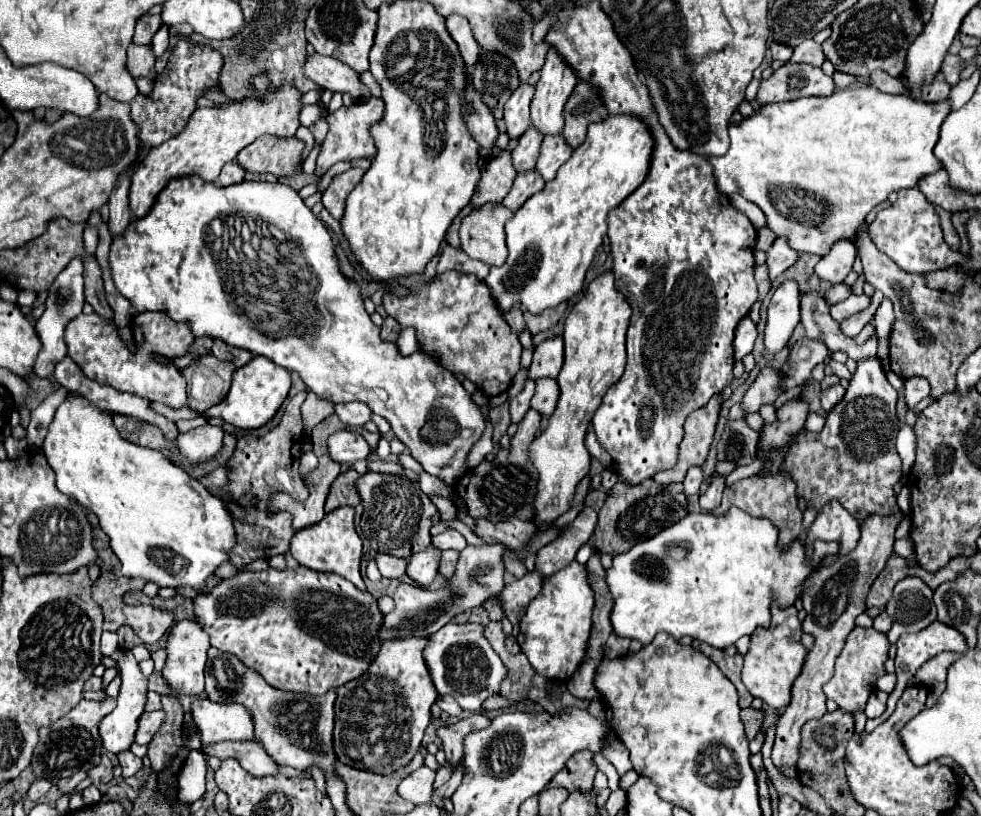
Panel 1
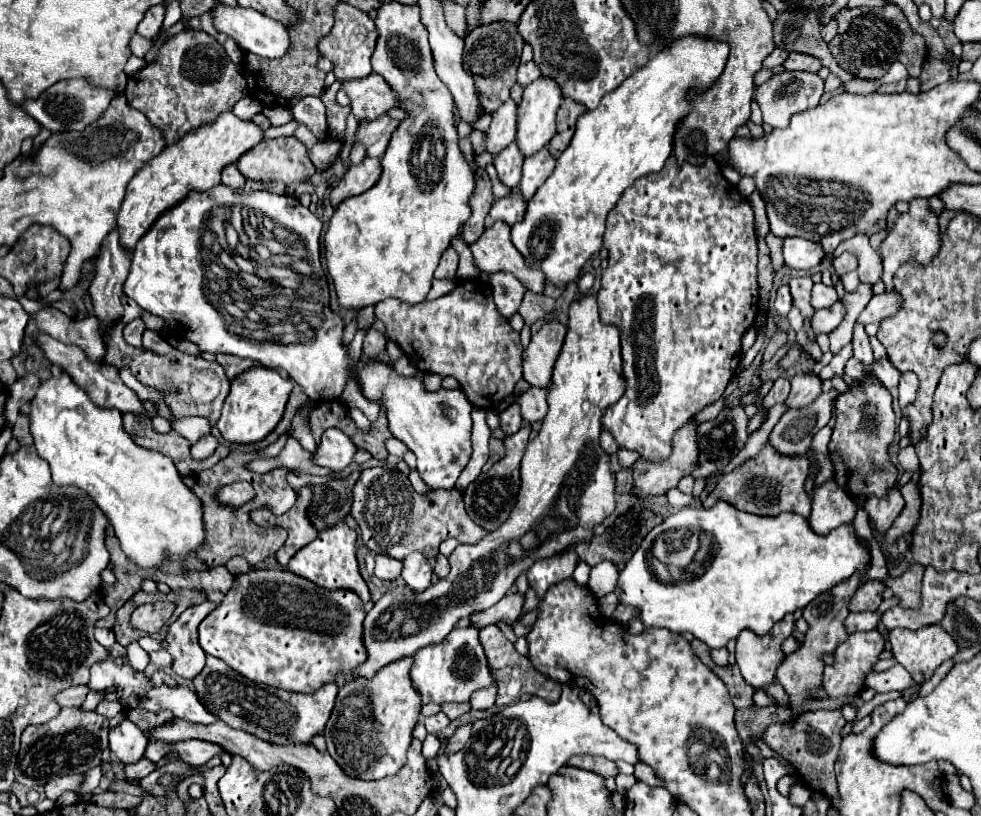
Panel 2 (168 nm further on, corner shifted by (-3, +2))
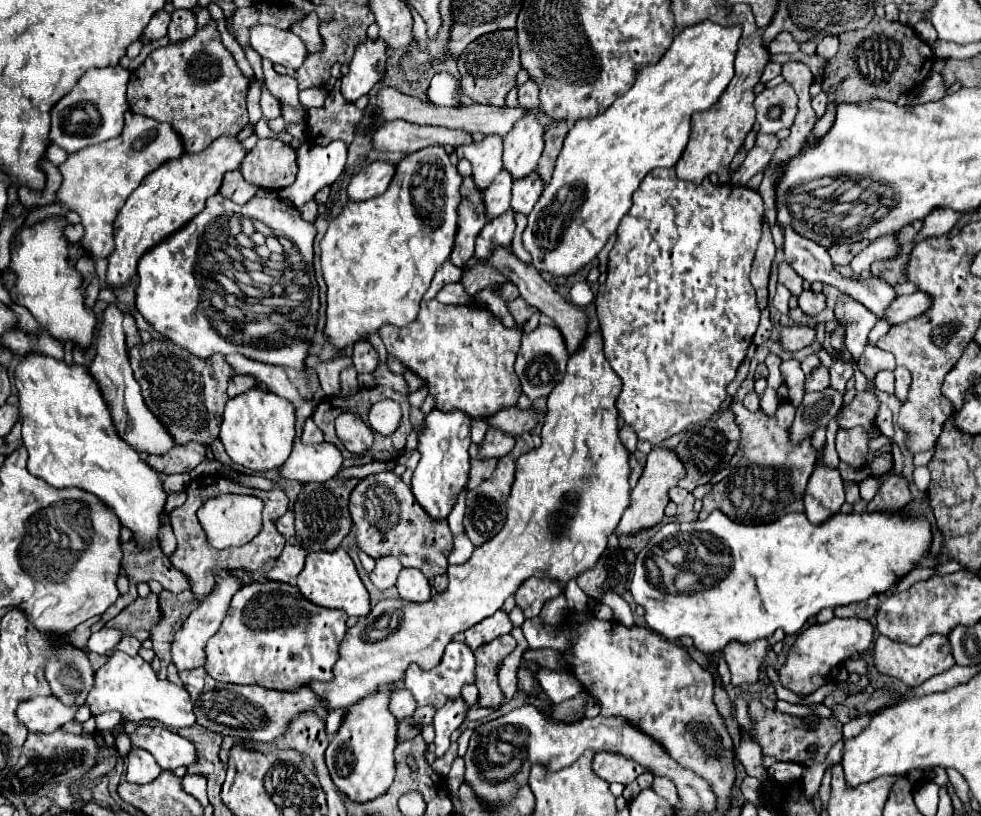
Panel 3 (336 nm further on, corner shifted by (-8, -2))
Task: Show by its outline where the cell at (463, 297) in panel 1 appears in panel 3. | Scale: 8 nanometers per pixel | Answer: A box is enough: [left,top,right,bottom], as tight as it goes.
[379,299,523,419]

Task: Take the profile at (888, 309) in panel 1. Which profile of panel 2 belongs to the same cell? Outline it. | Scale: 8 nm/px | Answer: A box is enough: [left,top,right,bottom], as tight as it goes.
[880,199,942,292]

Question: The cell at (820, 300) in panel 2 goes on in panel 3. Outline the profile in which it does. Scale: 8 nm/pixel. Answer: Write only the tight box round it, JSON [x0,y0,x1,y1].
[799,291,825,317]

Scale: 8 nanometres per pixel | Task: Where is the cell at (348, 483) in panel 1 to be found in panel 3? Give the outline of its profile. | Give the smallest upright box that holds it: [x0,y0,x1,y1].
[293,479,357,553]

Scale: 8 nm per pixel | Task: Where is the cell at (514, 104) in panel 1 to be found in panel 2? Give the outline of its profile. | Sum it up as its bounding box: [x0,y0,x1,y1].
[486,99,516,155]

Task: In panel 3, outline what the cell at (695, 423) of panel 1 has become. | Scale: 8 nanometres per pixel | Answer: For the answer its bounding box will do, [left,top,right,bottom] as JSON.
[615,449,685,535]

